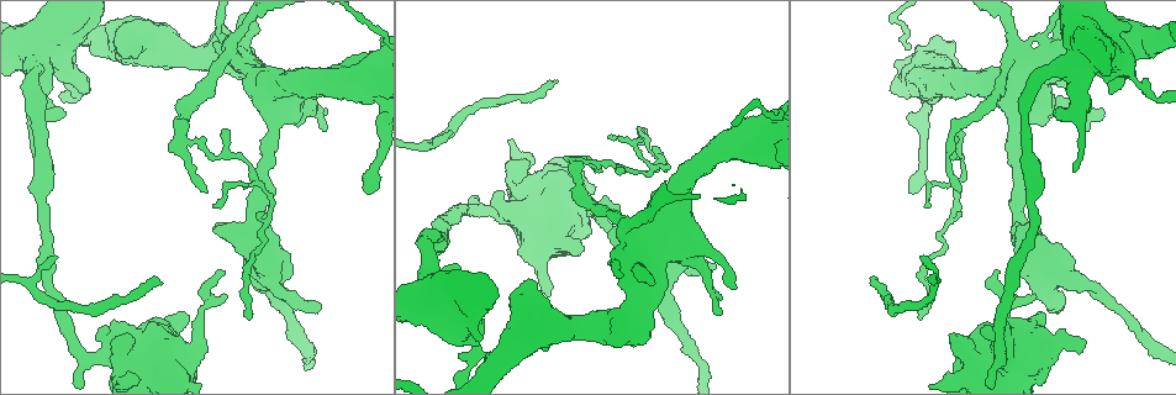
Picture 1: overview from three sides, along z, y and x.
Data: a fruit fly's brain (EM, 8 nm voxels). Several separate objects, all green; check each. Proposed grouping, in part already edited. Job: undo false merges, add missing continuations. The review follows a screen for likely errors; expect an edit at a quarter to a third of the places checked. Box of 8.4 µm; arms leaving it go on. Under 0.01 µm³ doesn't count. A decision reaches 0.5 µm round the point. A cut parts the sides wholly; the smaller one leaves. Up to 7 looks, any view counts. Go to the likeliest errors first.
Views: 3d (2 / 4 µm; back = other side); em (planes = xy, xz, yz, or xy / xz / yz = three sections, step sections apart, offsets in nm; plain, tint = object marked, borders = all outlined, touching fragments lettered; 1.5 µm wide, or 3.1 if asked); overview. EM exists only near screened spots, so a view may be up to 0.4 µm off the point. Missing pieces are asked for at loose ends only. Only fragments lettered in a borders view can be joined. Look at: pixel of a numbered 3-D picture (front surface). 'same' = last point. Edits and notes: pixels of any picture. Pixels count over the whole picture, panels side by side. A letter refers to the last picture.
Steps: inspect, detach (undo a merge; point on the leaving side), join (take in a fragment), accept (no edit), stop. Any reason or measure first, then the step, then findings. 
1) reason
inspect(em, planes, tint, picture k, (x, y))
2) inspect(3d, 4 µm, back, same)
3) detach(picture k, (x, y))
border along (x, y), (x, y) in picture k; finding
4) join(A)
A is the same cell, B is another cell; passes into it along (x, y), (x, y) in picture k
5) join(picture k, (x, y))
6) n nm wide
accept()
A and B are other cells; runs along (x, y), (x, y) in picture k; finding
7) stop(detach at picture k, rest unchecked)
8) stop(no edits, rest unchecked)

an open end
inspect(3d, 2 µm, back, picture 1, (321, 306))

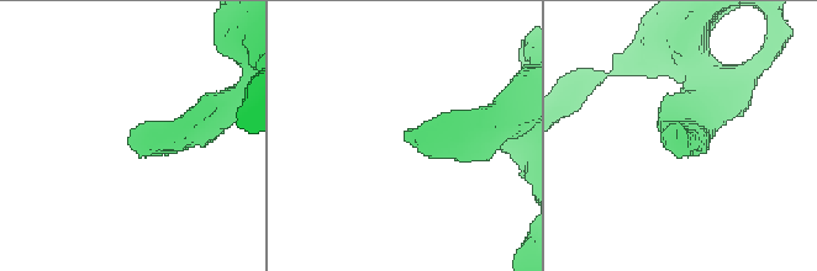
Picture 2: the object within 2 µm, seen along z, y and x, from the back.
need the tissue
inspect(em, xy, step 8, tint, picture 2, (404, 131))

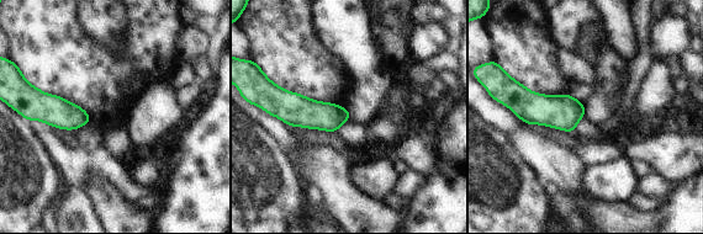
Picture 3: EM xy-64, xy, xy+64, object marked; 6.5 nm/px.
inspect(em, xz, step 8, borders, same)

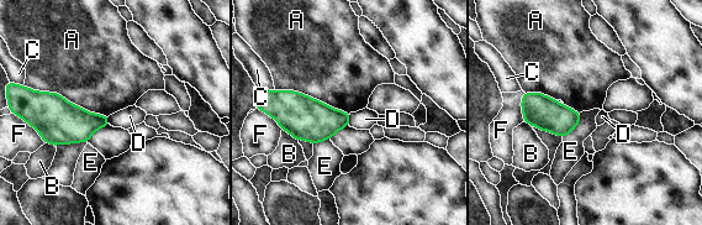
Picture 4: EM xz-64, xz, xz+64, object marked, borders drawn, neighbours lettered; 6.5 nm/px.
accept()
A, B, C, D, E and F are other cells; none of them fits

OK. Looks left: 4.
thin end
inspect(em, planes, plain, picture 1, (557, 80))

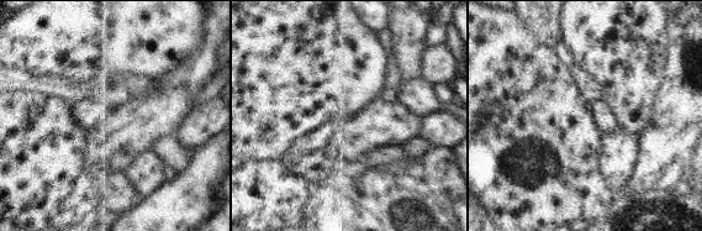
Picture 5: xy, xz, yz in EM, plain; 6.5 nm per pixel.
inspect(em, planes, borders, same)

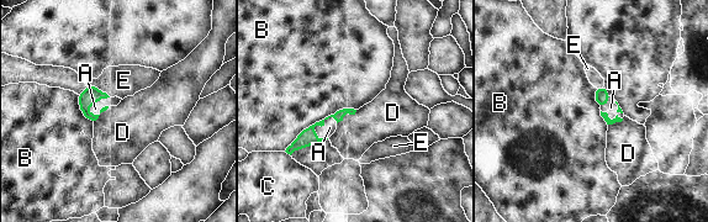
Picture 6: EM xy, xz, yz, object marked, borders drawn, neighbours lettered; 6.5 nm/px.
join(picture 6, (95, 109))
A is the same cell, B, C, D and E are other cells; passes into it along (91, 94), (96, 100), (95, 109) in picture 6; the neuron continues

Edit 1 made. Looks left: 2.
branch stops here
inspect(em, xz, step 4, borders, picture 1, (735, 289))

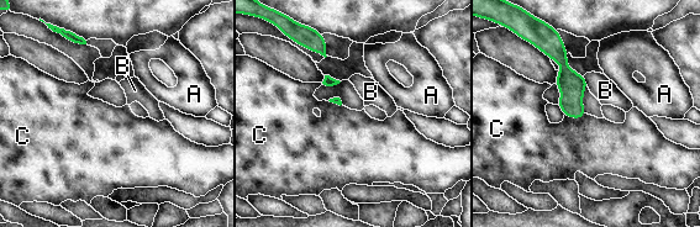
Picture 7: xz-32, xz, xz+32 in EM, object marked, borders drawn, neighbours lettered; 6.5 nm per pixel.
C touches over 140 nm
accept()
A, B and C are other cells; border along (564, 114), (572, 117), (585, 115) in picture 7; none of them fits

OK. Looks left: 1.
stop(join at picture 6, rest unchecked)

